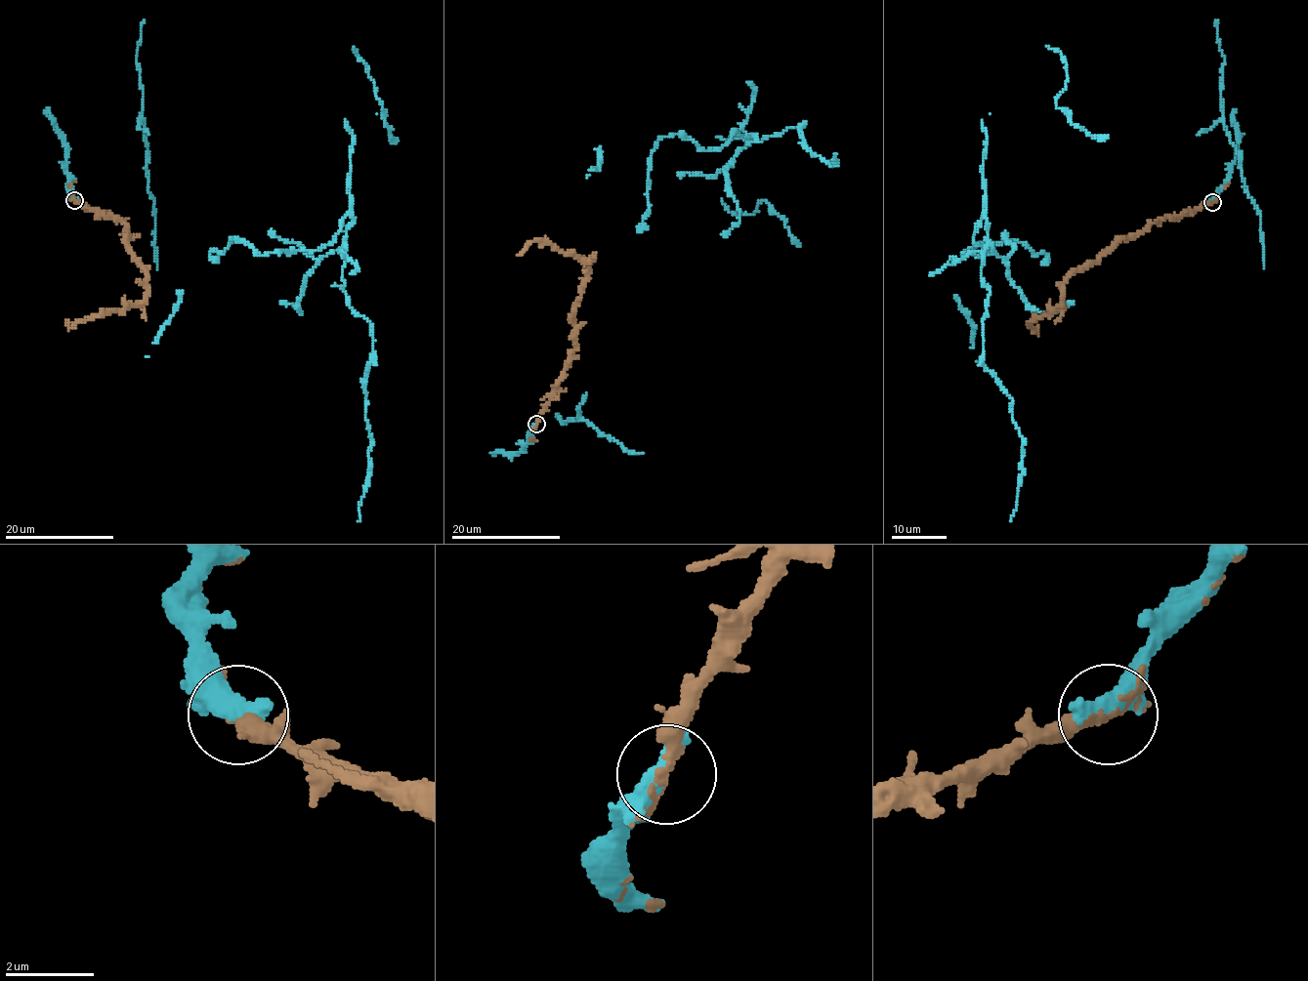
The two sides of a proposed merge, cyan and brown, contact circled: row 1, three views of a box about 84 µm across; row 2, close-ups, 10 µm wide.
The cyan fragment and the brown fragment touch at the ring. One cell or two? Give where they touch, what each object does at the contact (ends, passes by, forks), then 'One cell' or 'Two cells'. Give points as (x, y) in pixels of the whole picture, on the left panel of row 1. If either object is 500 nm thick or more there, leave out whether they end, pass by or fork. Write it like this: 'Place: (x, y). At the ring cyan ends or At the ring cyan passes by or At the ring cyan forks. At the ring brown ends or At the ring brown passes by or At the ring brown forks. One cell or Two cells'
Place: (74, 200). One cell

